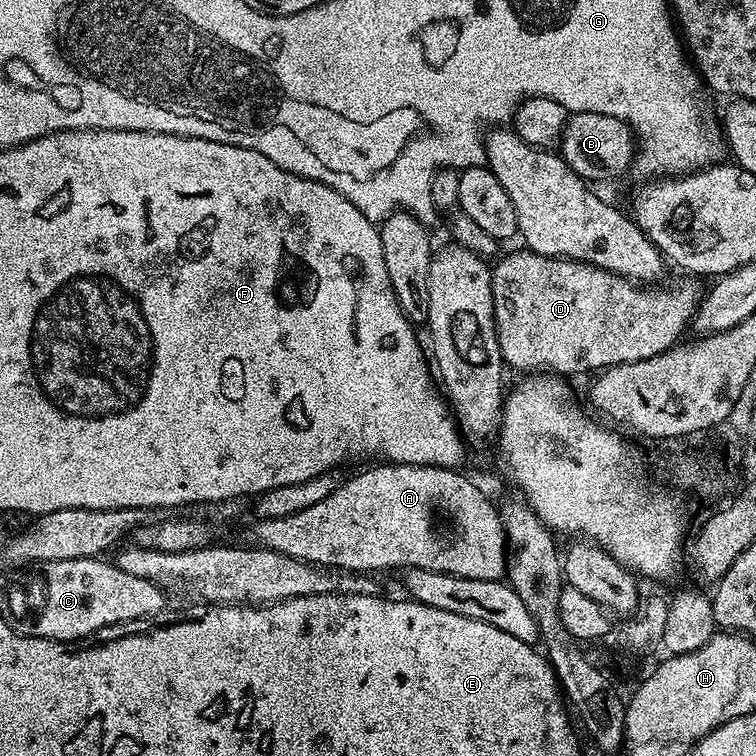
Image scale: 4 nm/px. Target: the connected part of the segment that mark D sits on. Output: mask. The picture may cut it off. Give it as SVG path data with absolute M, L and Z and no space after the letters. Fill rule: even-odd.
M519 251L512 252L509 256L501 255L495 261L492 286L500 353L509 369L521 368L521 373L524 374L547 370L567 377L566 375L572 376L575 372L588 372L591 368L603 370L614 364L629 364L654 358L654 354L662 354L668 348L675 348L681 343L683 336L680 335L689 331L692 317L696 315L702 299L702 288L692 278L684 278L688 280L681 284L672 284L669 288L641 286L627 280L625 276L602 270L581 260L564 260L560 256Z

